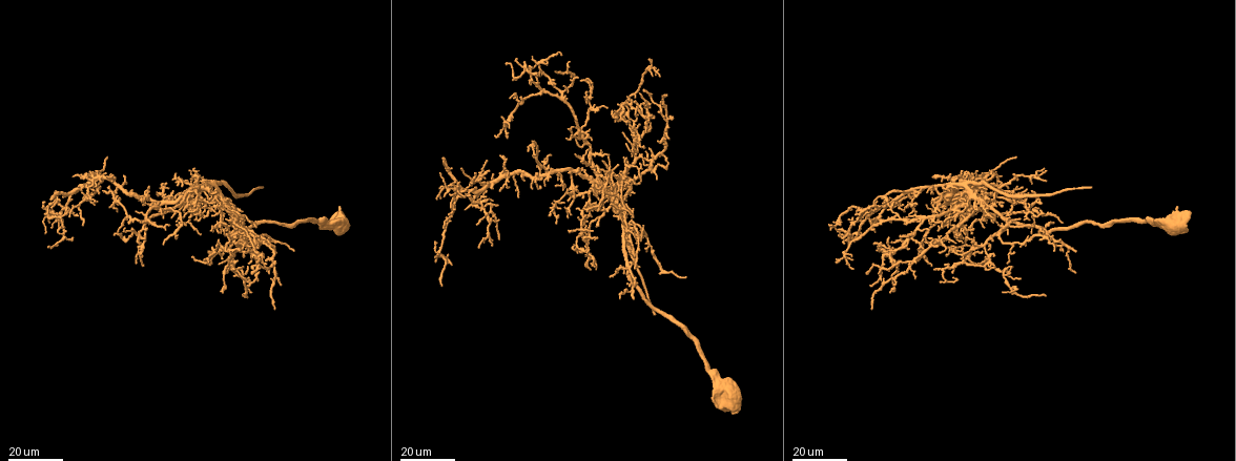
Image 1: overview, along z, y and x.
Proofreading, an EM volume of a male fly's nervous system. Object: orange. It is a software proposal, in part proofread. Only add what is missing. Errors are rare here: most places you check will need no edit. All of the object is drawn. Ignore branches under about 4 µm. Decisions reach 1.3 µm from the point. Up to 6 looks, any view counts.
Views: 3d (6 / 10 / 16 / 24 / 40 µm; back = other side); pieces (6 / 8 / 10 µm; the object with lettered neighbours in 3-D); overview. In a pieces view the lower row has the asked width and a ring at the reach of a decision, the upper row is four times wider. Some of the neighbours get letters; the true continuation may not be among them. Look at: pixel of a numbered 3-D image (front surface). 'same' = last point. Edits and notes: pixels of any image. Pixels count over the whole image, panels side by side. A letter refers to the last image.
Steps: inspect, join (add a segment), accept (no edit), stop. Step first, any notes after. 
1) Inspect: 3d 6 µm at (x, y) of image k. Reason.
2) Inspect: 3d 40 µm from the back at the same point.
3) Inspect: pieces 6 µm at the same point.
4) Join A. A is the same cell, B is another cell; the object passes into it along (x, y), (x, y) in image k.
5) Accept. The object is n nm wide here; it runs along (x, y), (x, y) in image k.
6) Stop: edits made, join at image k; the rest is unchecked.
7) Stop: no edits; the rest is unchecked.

Inspect: 3d 24 µm at (1091, 188) of image 1. End of a long branch.

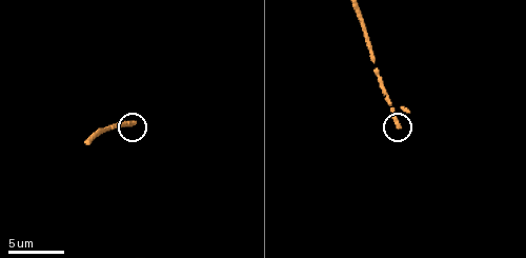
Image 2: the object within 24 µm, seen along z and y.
Inspect: pieces 8 µm at (399, 125) of image 2. See the neighbours.

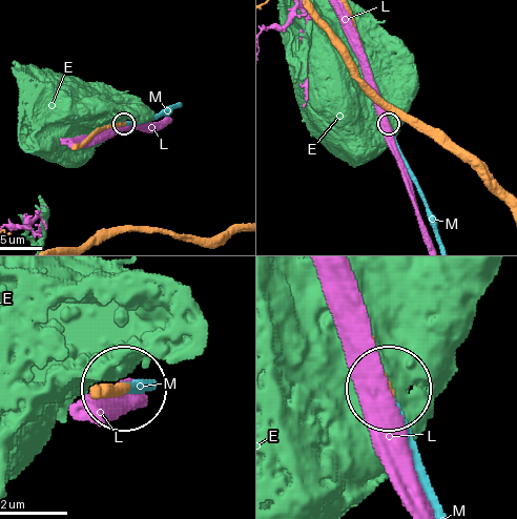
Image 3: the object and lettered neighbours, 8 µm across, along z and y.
Join M. M is the same cell, E and L are other cells; it goes on there.

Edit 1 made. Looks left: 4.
Inspect: overview.

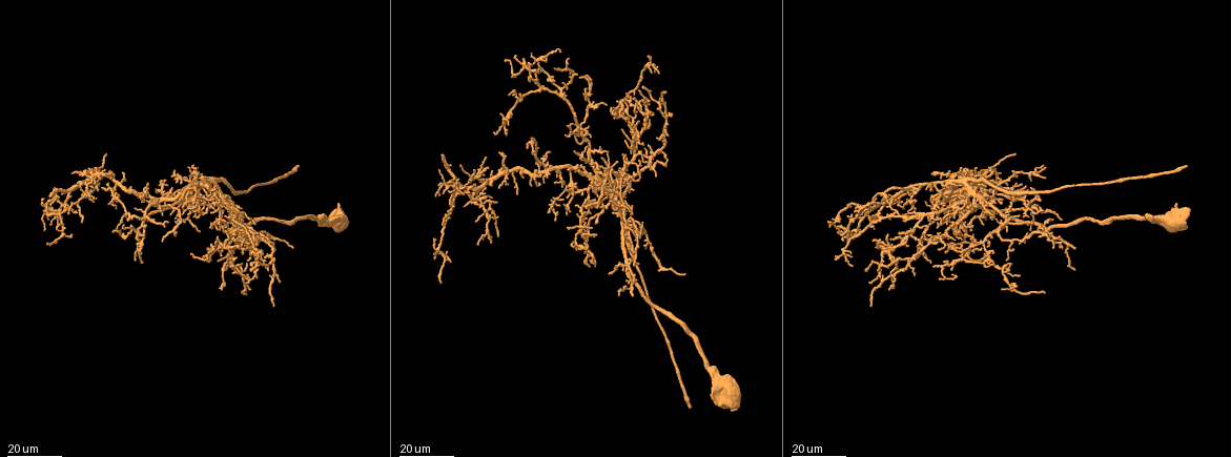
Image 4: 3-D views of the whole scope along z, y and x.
Inspect: 3d 16 µm at (1075, 248) of image 4. Free end.

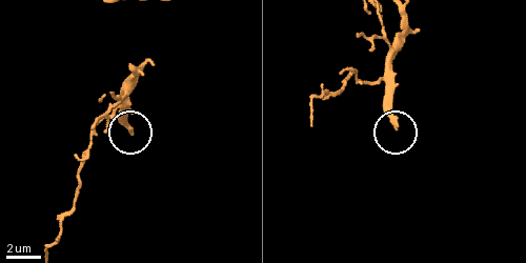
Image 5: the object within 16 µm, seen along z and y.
Inspect: pieces 8 µm at (394, 128) of image 5.

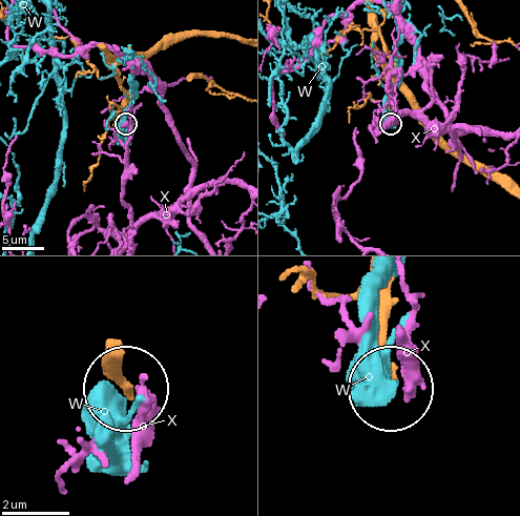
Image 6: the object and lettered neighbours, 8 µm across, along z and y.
Accept. W and X are other cells; no lettered segment goes on from it.

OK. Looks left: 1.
Stop: edits made, join at image 3; the rest is unchecked.

